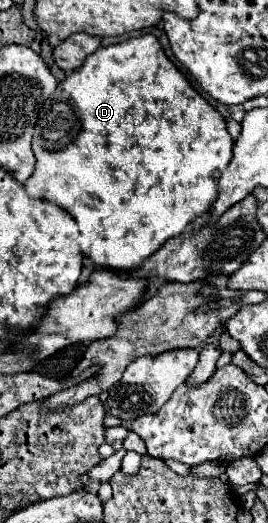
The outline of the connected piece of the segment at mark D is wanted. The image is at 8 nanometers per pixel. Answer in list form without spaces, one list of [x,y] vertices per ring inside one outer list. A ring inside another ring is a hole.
[[[145,34],[145,36],[129,38],[121,44],[99,48],[85,60],[85,64],[81,68],[73,70],[71,74],[65,76],[65,80],[59,82],[53,96],[49,96],[49,100],[45,100],[39,120],[35,124],[33,154],[37,158],[37,164],[35,164],[31,178],[25,182],[25,188],[31,196],[49,200],[49,202],[61,206],[63,210],[67,210],[75,218],[75,222],[79,226],[81,250],[97,266],[113,268],[113,270],[133,270],[133,268],[143,266],[143,262],[153,252],[157,252],[165,240],[181,234],[197,216],[201,216],[203,212],[207,212],[211,208],[211,204],[217,198],[217,178],[221,176],[221,172],[225,170],[225,166],[231,160],[231,148],[233,148],[233,140],[225,128],[225,118],[191,86],[191,82],[165,56],[159,40],[153,34]]]

